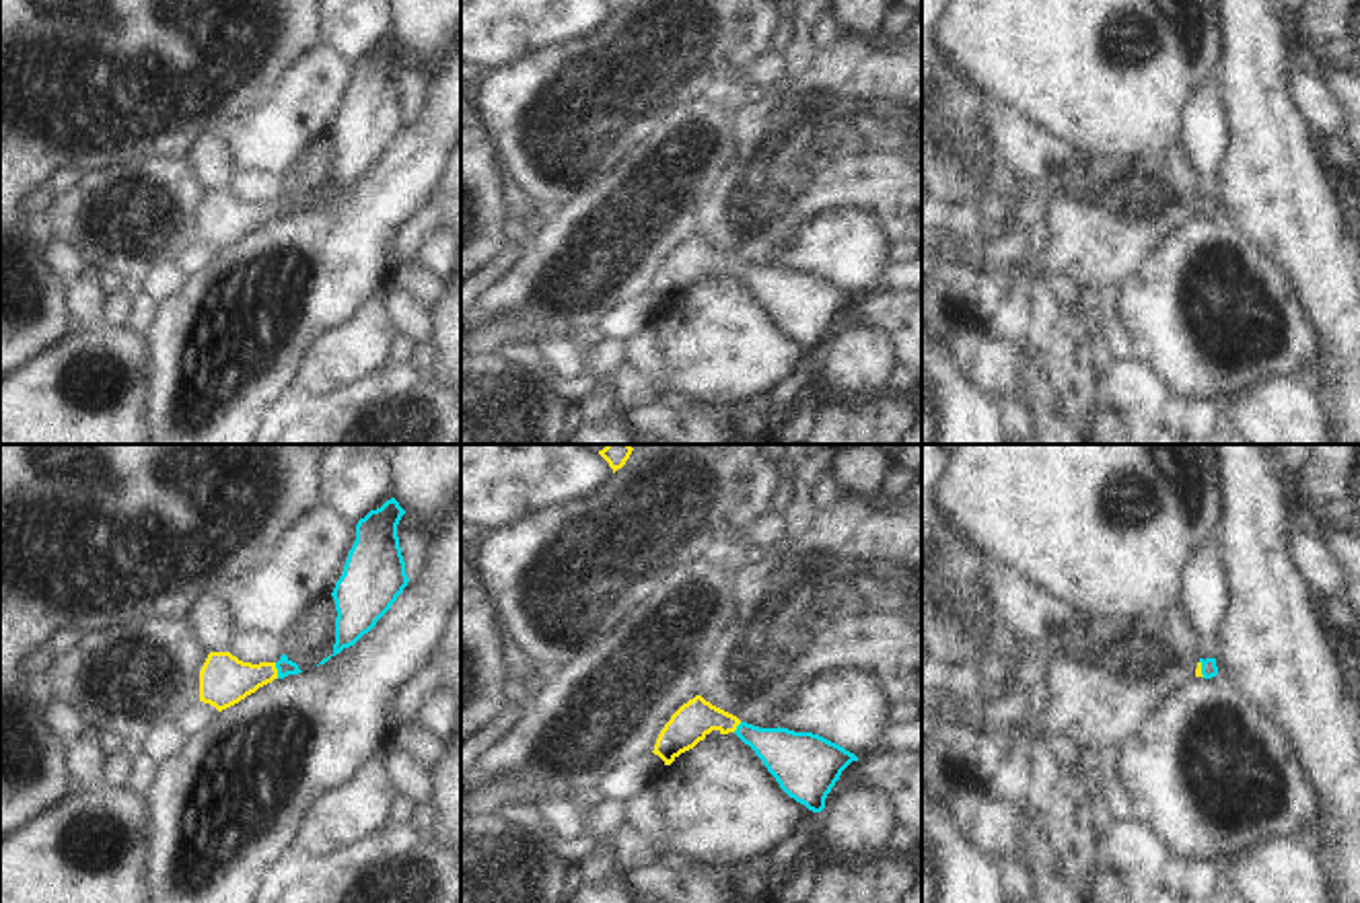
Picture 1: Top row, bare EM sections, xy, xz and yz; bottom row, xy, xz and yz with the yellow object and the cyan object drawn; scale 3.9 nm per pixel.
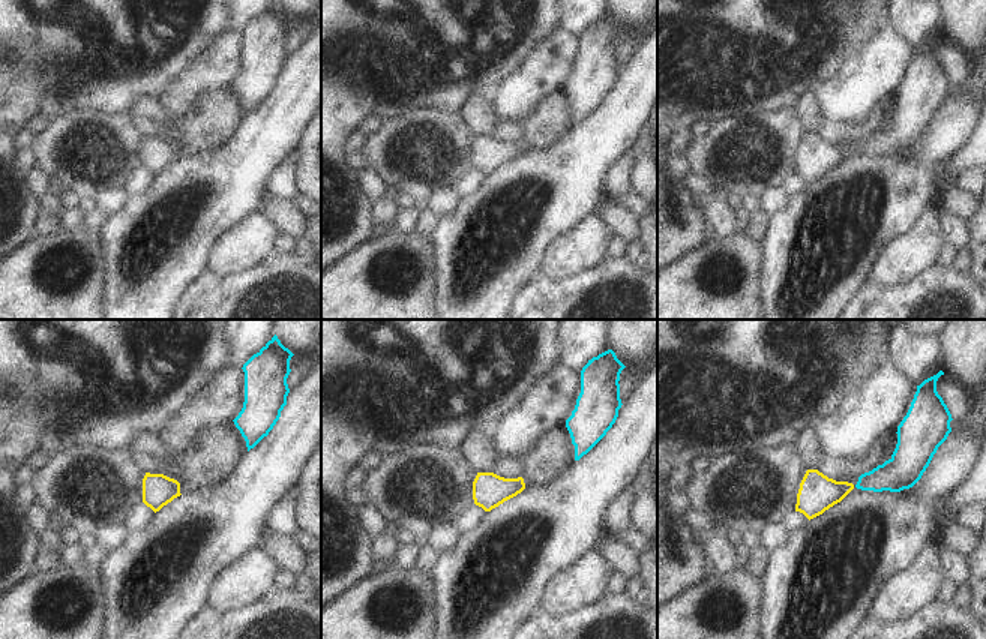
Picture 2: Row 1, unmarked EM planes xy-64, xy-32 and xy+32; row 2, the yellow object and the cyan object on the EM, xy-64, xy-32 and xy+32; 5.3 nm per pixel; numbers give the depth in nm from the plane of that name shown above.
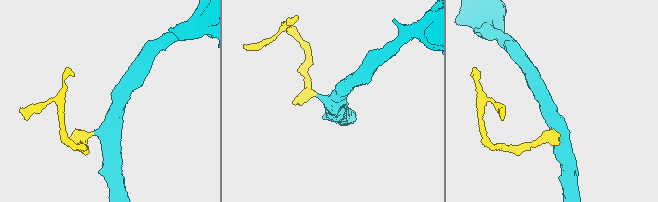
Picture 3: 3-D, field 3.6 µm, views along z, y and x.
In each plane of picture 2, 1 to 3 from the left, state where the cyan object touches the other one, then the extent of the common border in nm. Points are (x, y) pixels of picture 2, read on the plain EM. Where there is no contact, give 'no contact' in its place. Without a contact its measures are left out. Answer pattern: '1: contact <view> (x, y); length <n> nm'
1: no contact
2: no contact
3: no contact

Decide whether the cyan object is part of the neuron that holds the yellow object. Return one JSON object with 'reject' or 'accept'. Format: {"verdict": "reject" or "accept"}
{"verdict": "accept"}

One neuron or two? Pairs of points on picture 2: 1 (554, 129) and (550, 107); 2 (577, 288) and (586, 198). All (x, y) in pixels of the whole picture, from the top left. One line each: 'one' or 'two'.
1: one
2: two

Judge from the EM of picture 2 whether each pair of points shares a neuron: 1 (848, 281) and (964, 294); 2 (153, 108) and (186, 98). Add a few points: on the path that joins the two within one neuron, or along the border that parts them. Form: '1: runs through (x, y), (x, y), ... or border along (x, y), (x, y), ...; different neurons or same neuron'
1: border along (871, 278), (850, 303); different neurons
2: border along (198, 95), (180, 114), (159, 99); different neurons

